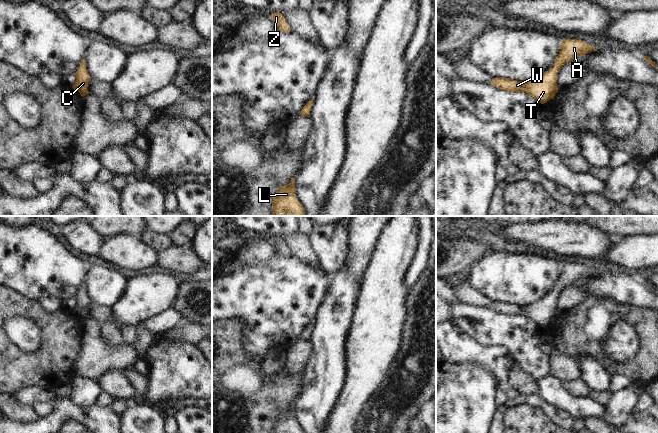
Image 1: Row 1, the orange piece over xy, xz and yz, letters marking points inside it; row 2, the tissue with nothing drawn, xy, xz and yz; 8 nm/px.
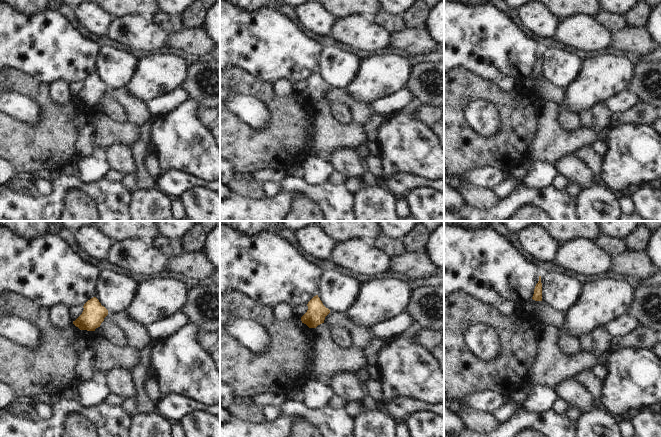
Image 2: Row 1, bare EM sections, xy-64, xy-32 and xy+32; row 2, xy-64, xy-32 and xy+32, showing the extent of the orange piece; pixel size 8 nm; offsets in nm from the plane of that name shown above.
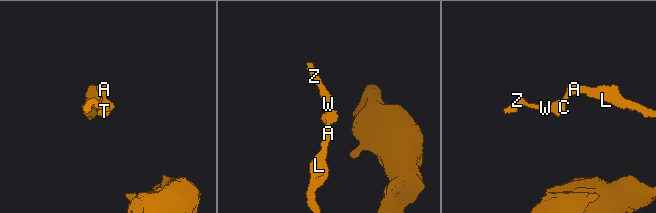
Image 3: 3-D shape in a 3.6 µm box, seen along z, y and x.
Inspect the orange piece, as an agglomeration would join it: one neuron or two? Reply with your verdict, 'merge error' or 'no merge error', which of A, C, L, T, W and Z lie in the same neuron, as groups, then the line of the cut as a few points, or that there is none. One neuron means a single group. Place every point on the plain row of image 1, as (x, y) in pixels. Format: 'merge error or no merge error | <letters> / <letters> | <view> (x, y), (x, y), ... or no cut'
no merge error | A C L T W Z | no cut

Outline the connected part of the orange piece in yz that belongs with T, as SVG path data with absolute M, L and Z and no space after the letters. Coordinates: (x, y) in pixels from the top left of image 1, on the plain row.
M564 263L562 264L560 275L556 281L553 291L545 295L542 299L525 305L517 305L510 302L493 302L491 307L494 311L507 316L525 316L532 320L537 326L544 328L553 323L558 316L557 303L558 296L563 290L573 285L576 281L599 273L591 270L583 264Z

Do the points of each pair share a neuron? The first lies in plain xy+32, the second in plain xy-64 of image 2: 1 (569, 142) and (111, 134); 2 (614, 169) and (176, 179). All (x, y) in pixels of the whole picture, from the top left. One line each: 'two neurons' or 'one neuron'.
1: one neuron
2: two neurons

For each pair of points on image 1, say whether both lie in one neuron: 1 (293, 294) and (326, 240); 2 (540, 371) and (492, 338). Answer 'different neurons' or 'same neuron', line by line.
1: different neurons
2: same neuron

